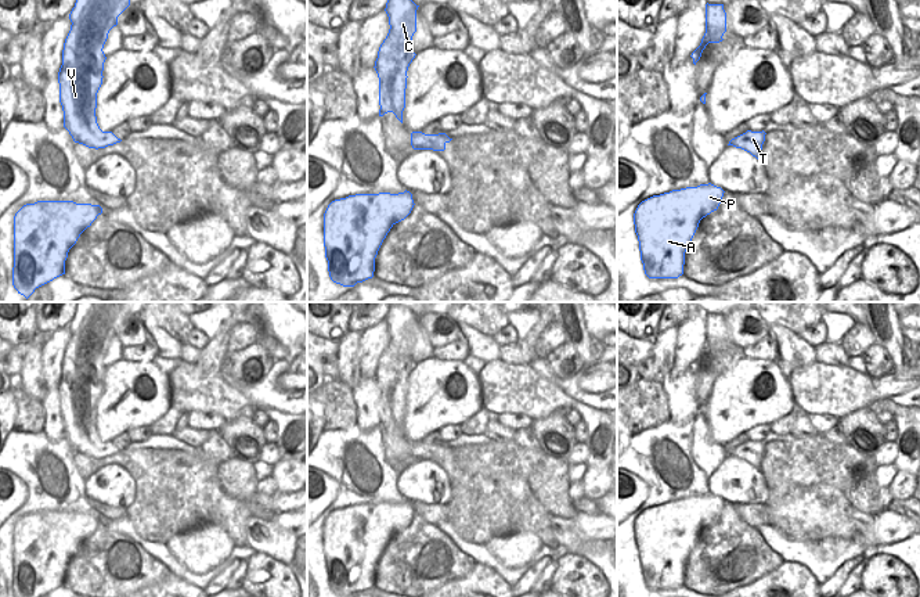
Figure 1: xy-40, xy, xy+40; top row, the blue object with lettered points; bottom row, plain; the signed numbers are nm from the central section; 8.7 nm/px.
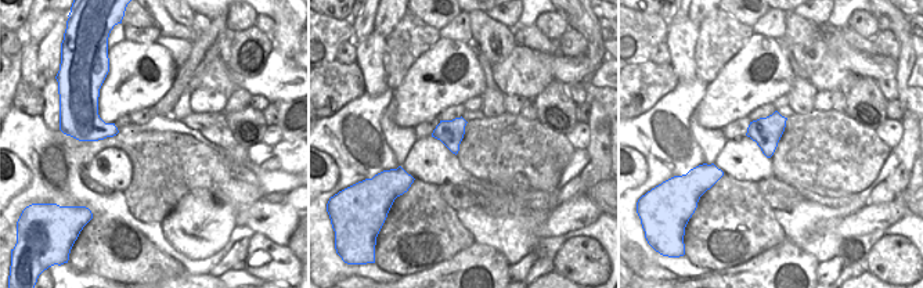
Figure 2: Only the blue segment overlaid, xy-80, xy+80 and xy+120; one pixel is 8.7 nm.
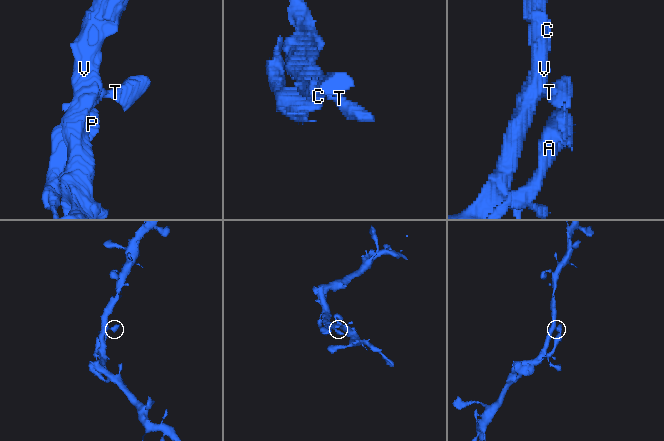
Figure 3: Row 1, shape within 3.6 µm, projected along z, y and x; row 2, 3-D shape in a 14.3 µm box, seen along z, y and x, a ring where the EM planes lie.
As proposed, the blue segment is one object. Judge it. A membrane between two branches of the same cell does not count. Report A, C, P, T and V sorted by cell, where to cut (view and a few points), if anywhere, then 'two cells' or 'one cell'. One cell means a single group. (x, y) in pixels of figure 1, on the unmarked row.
A C P T V | no cut | one cell

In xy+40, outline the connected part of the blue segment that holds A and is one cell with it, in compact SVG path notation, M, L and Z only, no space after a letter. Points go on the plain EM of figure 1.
M711 493L672 500L642 511L634 535L649 589L678 589L685 562L703 528L717 521L724 500Z

